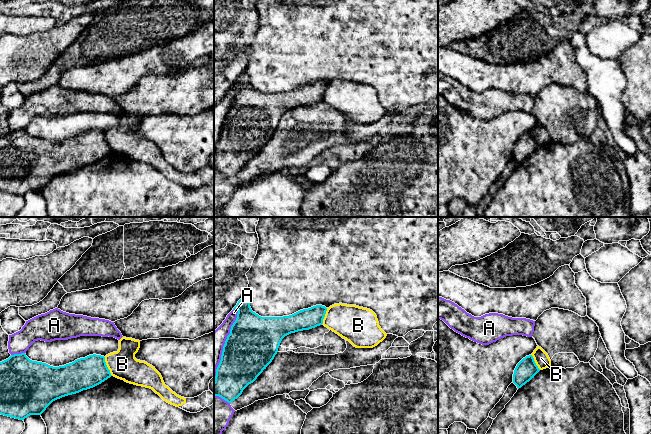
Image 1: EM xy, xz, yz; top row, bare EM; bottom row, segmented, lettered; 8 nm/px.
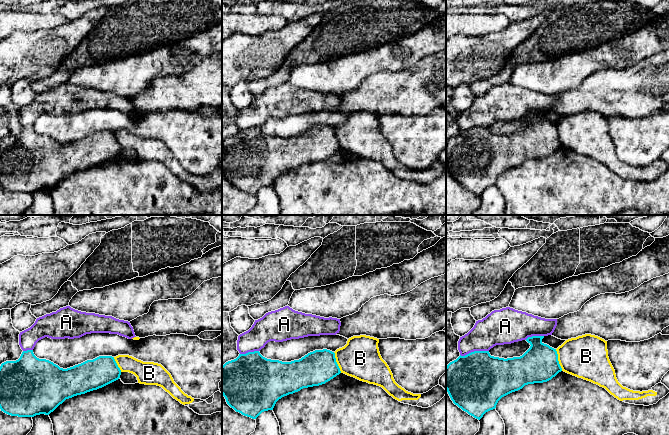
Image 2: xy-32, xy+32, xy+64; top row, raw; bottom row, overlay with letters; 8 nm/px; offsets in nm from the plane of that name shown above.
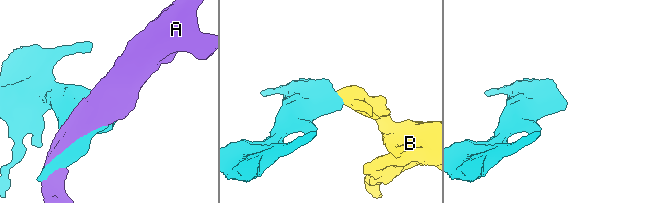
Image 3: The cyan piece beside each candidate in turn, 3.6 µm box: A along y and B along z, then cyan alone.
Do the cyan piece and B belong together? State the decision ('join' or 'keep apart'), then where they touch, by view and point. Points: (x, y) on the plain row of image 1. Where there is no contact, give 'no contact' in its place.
keep apart; meets cyan in xy at (106, 142)

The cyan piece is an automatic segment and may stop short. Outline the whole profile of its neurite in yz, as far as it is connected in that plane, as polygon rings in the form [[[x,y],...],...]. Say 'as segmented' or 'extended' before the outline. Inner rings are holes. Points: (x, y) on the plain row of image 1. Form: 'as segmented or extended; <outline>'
as segmented; [[[532,131],[523,134],[516,142],[513,150],[513,159],[521,164],[540,147]]]

